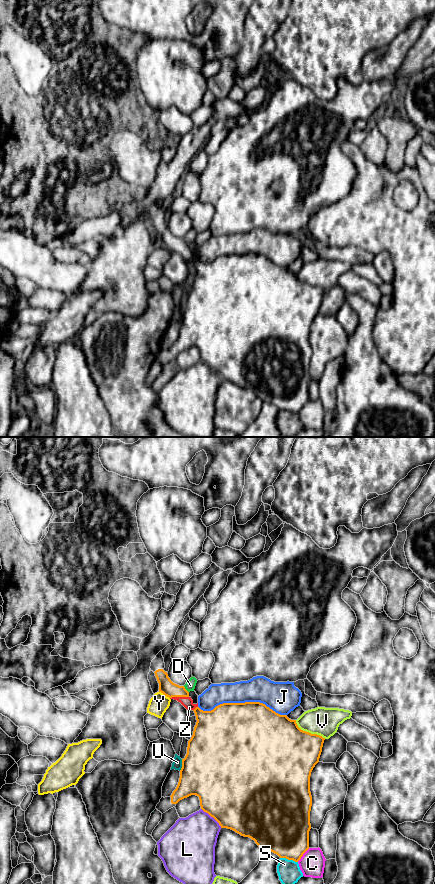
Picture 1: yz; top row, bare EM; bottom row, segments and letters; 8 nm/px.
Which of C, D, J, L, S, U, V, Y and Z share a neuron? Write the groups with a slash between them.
C / D / J / L / S / U / V / Y / Z

